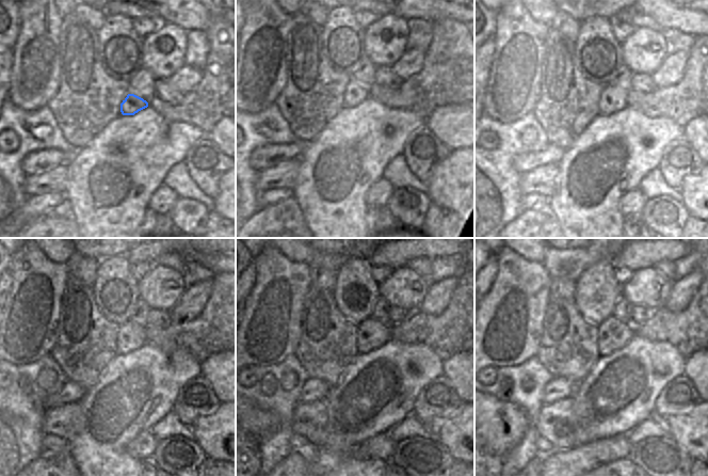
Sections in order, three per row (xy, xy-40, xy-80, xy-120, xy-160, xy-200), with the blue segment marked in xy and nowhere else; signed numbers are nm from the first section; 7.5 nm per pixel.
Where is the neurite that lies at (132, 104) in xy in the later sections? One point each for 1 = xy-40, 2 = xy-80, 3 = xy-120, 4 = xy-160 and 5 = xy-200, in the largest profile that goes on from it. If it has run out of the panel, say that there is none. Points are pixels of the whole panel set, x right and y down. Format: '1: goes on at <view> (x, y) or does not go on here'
1: goes on at xy-40 (369, 97)
2: goes on at xy-80 (612, 98)
3: goes on at xy-120 (131, 336)
4: goes on at xy-160 (371, 334)
5: goes on at xy-200 (613, 335)

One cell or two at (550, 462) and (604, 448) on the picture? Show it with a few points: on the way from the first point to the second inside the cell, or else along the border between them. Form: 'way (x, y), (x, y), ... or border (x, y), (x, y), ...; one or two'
way (563, 462), (575, 462), (591, 456); one

